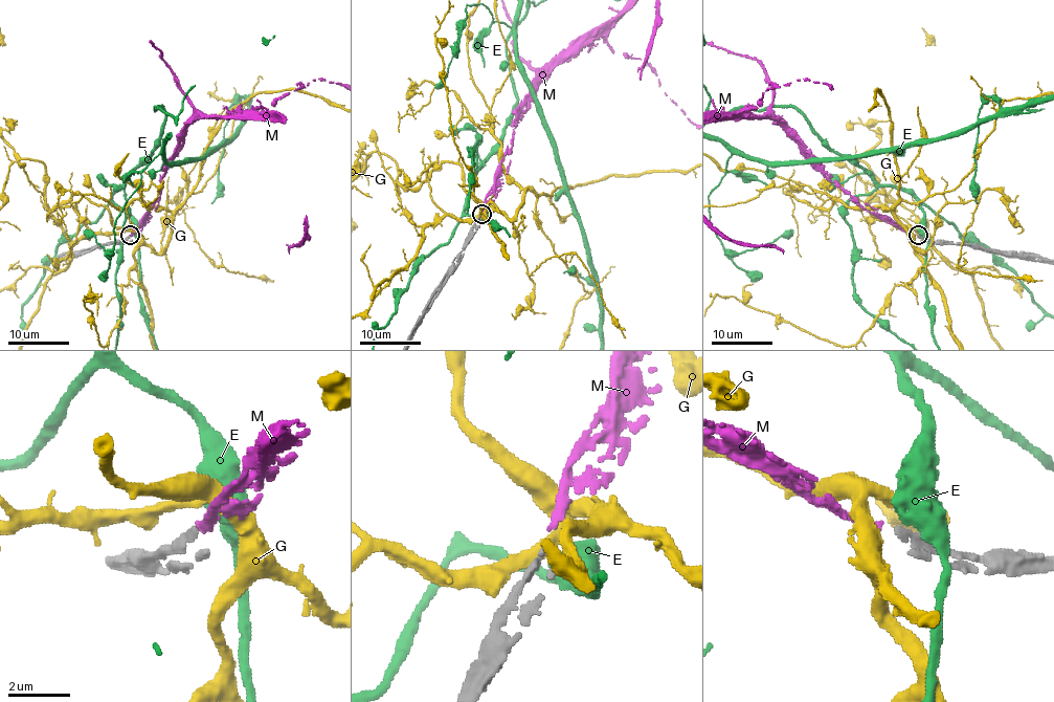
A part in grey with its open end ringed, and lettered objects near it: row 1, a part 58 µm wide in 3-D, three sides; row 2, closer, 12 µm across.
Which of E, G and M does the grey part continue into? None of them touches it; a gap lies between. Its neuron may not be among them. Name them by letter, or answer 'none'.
M

